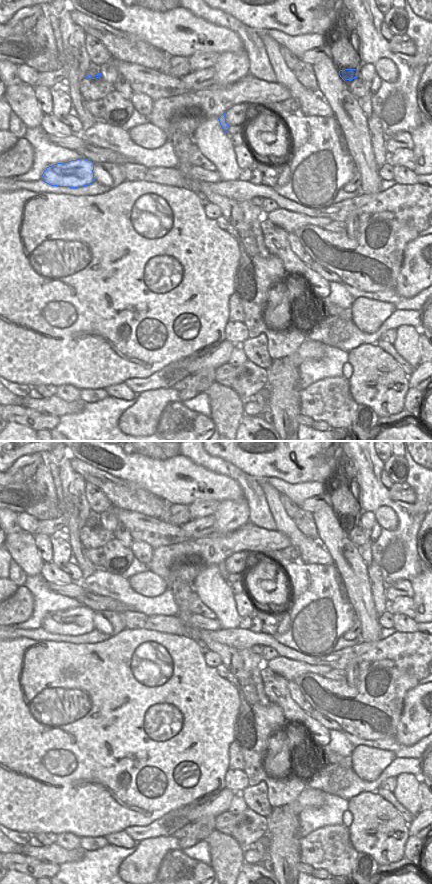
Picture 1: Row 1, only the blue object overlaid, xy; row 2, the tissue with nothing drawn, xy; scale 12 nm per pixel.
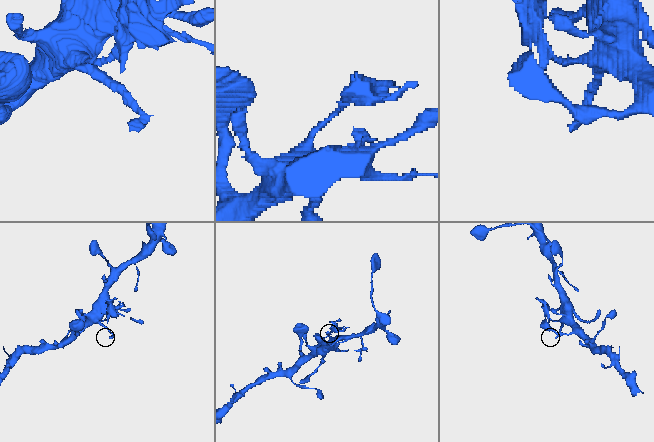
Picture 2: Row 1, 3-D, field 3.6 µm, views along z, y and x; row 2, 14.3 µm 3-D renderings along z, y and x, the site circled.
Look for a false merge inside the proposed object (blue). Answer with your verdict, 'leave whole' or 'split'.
split

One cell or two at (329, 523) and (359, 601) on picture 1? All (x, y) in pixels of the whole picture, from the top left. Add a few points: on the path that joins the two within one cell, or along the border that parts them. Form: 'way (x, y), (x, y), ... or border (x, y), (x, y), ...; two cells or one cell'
way (335, 542), (339, 554), (353, 572), (356, 582); one cell

